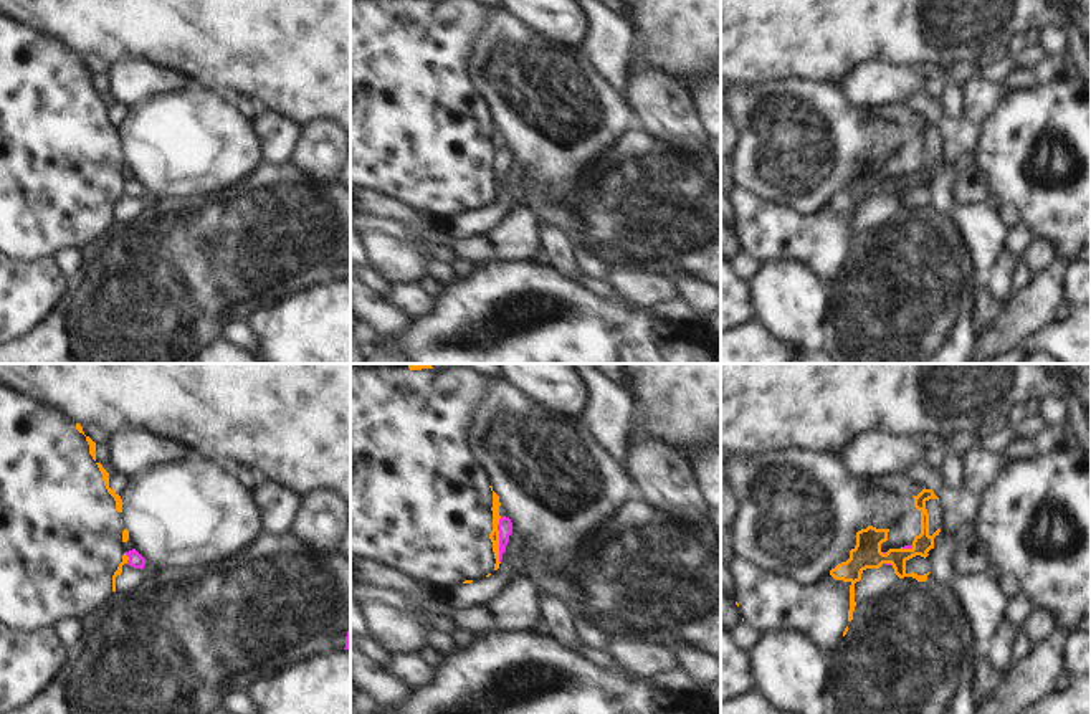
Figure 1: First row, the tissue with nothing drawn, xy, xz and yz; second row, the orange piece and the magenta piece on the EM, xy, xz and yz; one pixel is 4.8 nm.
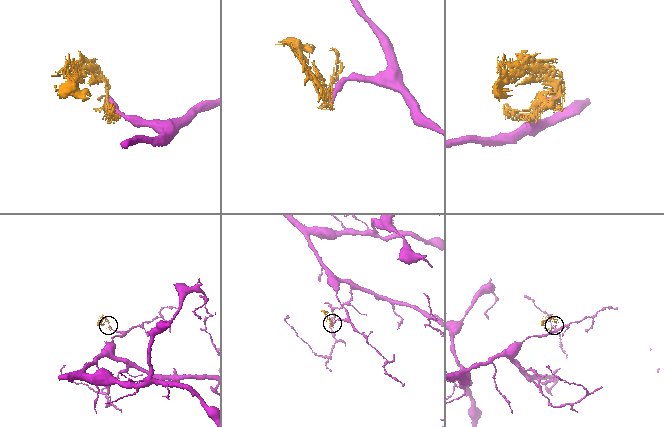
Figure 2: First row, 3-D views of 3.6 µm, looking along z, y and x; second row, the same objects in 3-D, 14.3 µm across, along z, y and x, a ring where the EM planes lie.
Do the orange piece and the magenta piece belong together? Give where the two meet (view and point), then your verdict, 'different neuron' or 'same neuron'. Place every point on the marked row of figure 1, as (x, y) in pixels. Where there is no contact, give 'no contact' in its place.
meets orange in xz at (498, 539); different neuron

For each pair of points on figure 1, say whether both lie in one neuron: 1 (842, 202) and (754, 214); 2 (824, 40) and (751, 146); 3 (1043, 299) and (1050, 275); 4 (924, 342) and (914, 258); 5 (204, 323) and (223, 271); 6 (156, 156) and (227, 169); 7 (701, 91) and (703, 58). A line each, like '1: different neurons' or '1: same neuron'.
1: same neuron
2: different neurons
3: same neuron
4: same neuron
5: same neuron
6: same neuron
7: different neurons

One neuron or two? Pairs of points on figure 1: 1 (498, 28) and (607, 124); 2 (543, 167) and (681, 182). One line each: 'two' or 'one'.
1: one
2: two

